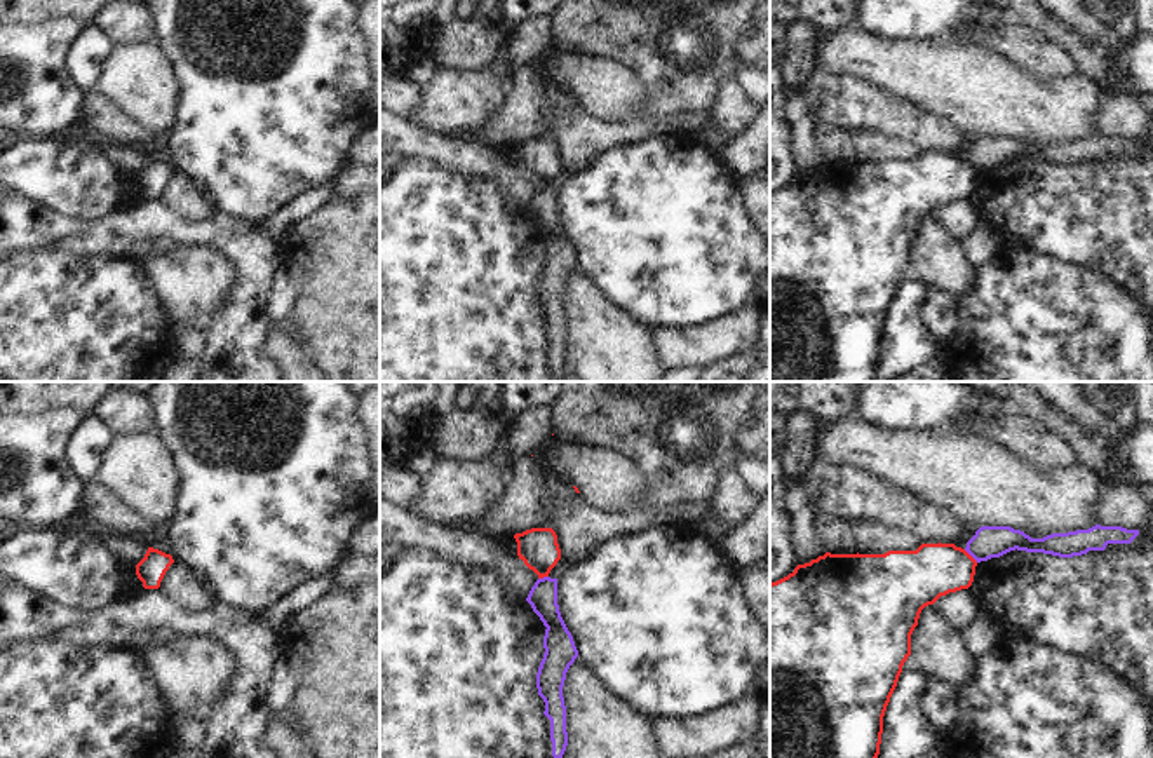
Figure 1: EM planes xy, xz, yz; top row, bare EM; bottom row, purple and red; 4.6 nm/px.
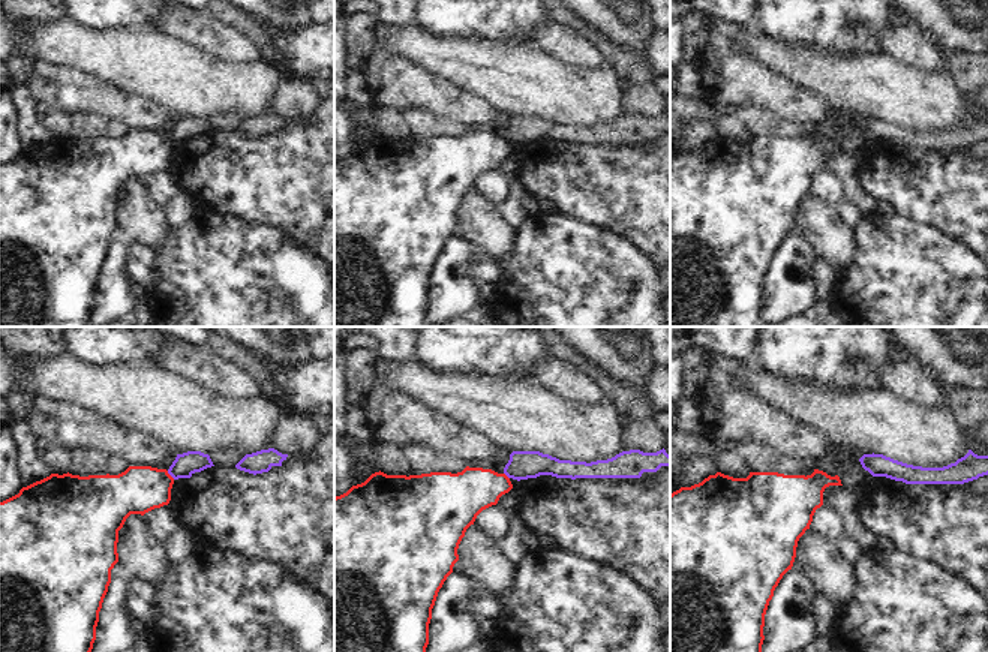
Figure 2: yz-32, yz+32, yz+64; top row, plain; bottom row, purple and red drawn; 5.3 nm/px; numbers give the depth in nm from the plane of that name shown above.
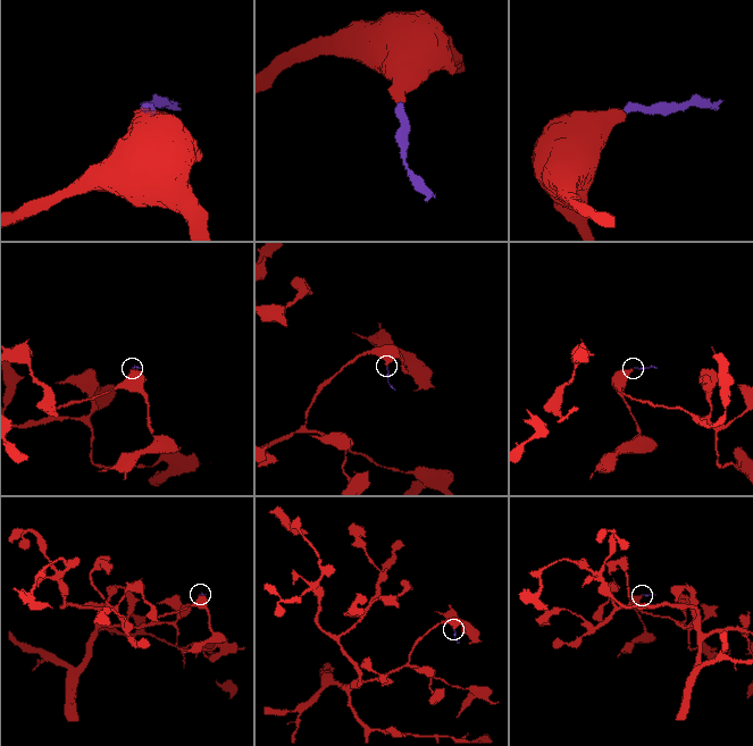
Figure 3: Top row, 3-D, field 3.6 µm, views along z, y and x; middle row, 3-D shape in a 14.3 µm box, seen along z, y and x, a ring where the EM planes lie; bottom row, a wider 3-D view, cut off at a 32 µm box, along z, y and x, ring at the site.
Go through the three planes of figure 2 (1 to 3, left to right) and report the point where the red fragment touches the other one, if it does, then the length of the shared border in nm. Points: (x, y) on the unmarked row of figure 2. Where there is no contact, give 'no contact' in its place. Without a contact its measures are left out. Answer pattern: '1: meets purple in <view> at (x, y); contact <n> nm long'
1: meets purple in yz-32 at (171, 140); contact 60 nm long
2: meets purple in yz+32 at (505, 138); contact 50 nm long
3: no contact

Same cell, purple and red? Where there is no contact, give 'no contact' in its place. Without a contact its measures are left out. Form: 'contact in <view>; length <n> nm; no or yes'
contact in yz; length 90 nm; no

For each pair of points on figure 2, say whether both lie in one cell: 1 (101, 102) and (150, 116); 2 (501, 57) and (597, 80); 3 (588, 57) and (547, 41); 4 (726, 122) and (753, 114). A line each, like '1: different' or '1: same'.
1: same
2: same
3: same
4: different

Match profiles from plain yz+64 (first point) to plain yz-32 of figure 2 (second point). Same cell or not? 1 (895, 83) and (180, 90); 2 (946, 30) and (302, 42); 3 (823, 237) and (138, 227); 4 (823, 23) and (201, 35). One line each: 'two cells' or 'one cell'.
1: one cell
2: two cells
3: one cell
4: two cells

